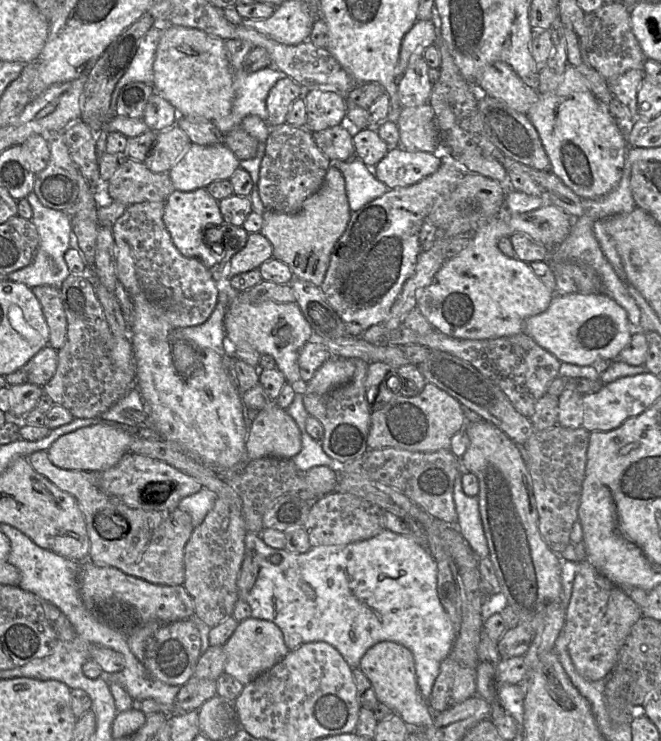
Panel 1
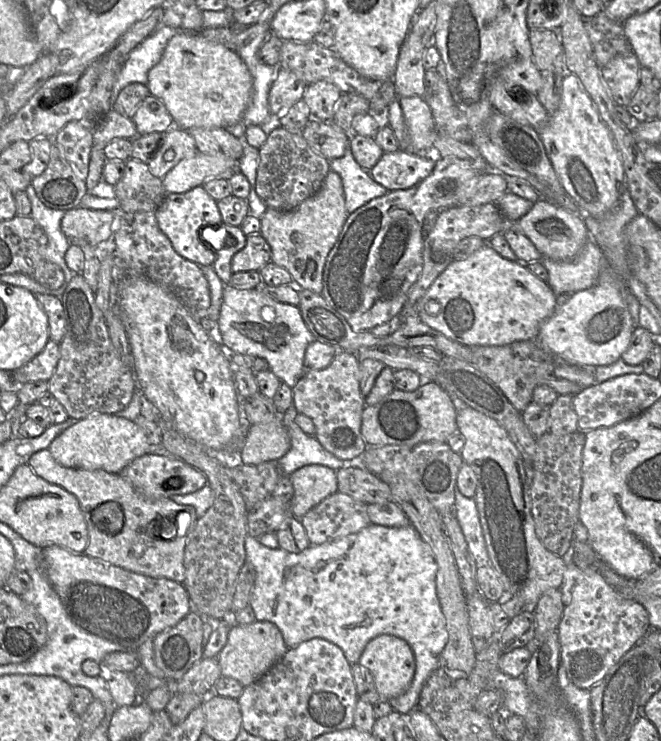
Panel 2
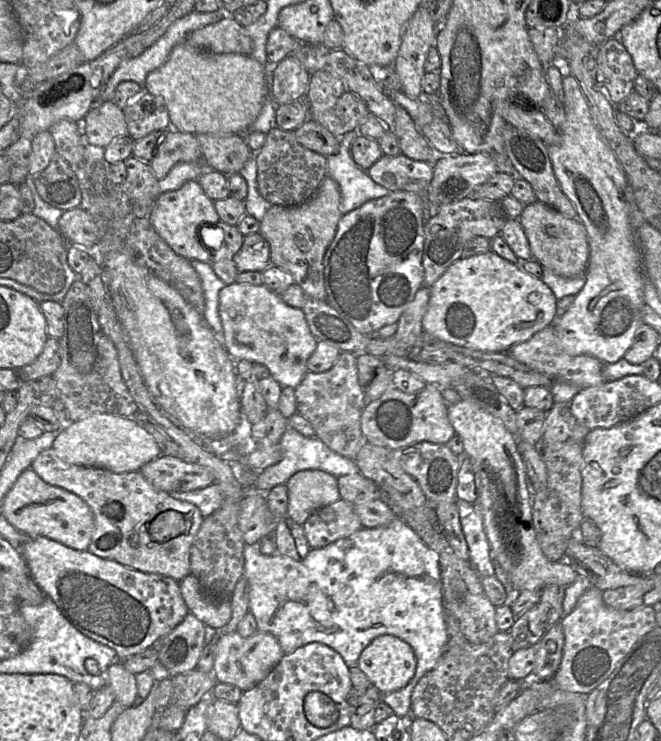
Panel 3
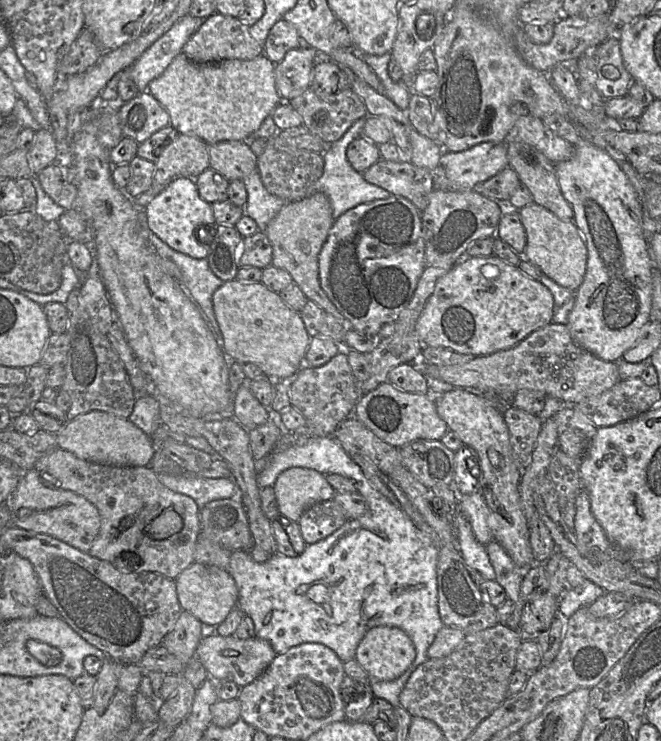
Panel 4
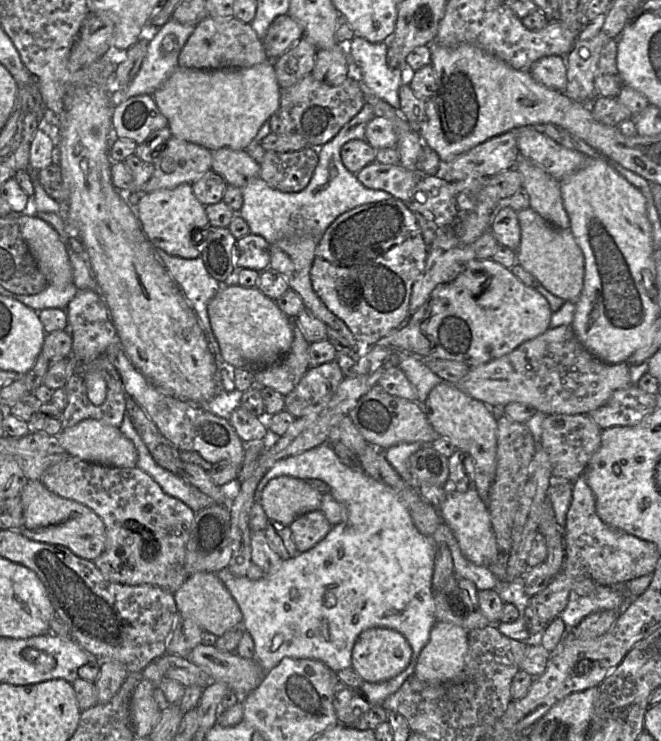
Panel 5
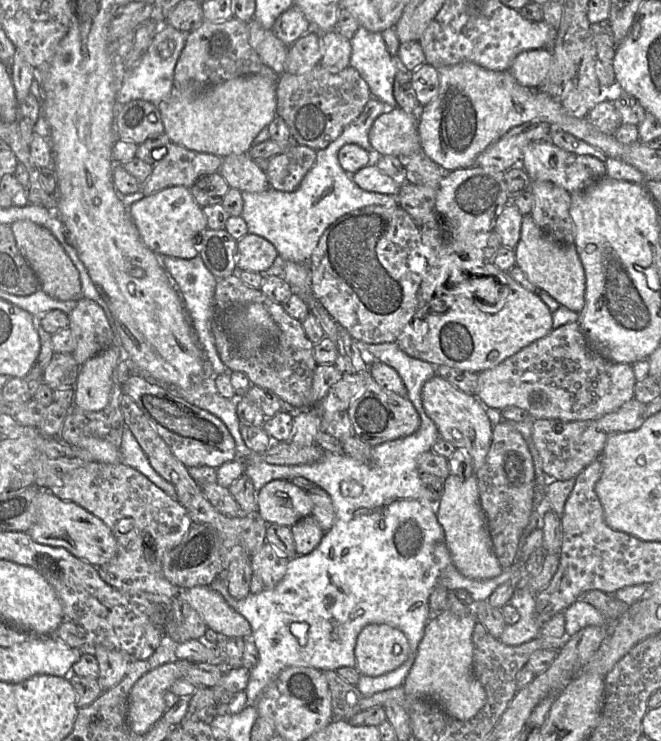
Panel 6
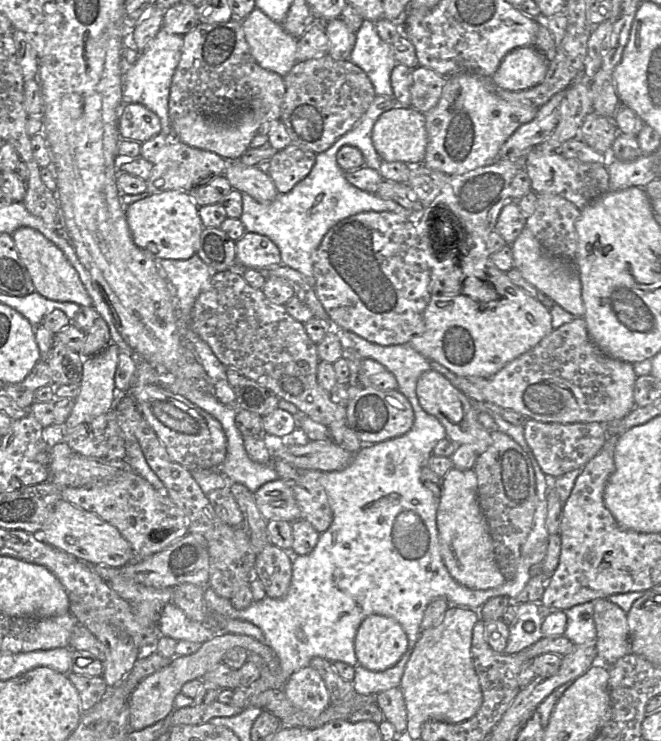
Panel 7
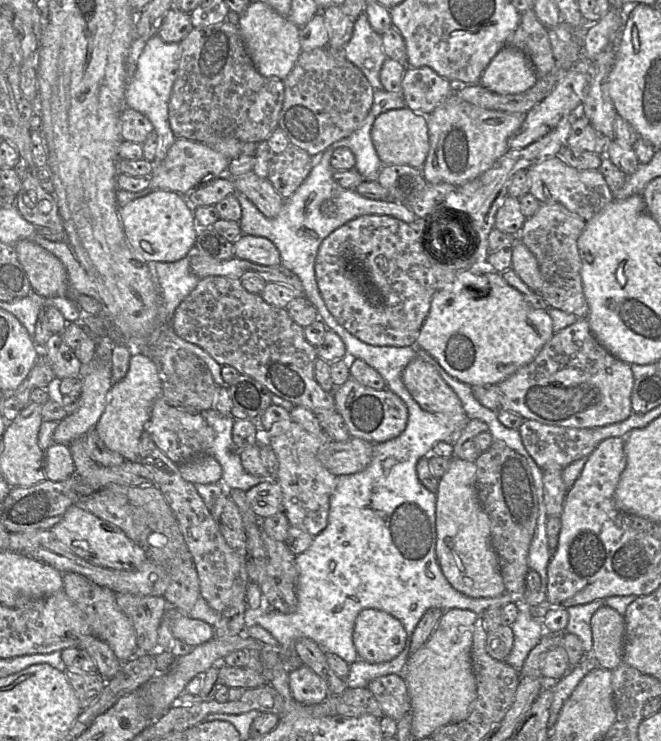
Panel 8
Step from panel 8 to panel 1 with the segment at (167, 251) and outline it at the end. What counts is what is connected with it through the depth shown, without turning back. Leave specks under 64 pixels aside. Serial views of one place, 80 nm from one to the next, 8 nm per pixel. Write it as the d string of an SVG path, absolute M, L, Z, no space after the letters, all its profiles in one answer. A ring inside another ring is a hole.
M205 188L182 192L174 190L165 201L163 222L171 236L172 242L179 252L189 258L196 258L208 269L215 270L220 260L223 241L219 245L209 246L204 240L204 232L208 227L221 226L223 216L217 201Z

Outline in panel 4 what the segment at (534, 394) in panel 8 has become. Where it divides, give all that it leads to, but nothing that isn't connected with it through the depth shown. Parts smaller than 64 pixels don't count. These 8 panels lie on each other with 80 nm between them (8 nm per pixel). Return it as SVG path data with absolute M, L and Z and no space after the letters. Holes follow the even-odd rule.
M552 322L509 349L470 358L461 364L436 366L421 358L406 364L414 364L425 376L441 379L455 388L470 392L515 395L521 389L528 389L561 399L568 405L597 396L620 381L617 363L597 358L574 342L567 325Z

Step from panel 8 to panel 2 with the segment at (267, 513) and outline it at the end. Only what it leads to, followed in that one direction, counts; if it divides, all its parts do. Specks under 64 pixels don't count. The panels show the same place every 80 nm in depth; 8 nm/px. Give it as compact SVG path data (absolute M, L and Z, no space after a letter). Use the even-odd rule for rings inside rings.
M305 465L289 478L294 488L290 506L296 519L301 519L311 508L338 491L336 471L324 465Z

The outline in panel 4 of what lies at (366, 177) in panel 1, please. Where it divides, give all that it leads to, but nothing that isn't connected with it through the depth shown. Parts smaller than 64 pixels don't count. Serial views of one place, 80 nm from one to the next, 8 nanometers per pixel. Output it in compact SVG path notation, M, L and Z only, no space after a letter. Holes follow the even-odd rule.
M366 118L358 119L339 140L328 145L323 153L324 172L315 184L315 192L327 195L332 206L334 219L339 218L346 211L359 204L386 199L392 195L389 191L367 182L363 173L356 171L347 159L347 148L354 139L363 136L365 122Z

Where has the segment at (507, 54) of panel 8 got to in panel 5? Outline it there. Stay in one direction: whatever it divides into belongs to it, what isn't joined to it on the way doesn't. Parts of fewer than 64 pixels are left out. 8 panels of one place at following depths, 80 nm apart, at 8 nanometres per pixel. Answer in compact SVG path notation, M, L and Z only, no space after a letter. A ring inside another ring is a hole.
M547 56L536 61L528 70L532 77L546 87L564 92L567 87L566 57Z

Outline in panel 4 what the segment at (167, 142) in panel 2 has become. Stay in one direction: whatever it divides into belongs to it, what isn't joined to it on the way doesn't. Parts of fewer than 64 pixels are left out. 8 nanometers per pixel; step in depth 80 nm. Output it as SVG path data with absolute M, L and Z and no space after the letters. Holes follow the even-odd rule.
M177 133L155 162L153 185L166 186L180 177L195 179L208 168L208 144L197 137Z

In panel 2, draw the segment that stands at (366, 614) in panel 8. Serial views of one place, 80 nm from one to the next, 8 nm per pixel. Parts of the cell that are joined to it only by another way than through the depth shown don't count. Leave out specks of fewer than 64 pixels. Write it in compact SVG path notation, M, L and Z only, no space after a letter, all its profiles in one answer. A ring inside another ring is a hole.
M390 634L370 640L358 664L371 673L381 699L387 701L403 694L415 673L415 657L410 645Z

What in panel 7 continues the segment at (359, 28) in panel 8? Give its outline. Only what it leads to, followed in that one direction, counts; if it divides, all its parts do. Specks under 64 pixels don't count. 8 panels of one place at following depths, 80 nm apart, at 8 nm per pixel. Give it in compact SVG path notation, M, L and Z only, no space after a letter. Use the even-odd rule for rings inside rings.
M363 20L355 33L355 45L349 60L359 66L371 80L376 95L393 97L391 72L398 63L390 45L378 35L374 23Z

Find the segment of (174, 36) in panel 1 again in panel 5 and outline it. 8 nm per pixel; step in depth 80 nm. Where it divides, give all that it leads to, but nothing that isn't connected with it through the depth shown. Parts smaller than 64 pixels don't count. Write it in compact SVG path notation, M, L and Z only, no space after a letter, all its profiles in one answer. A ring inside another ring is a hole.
M274 60L249 68L200 70L177 66L166 82L153 94L160 112L167 118L172 137L215 151L221 148L246 150L260 128L277 112L281 102Z

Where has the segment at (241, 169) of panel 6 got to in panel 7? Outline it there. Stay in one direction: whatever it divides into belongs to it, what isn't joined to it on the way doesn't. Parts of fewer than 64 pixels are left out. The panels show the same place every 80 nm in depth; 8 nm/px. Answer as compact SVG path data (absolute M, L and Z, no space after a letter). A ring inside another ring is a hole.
M230 161L224 176L232 189L246 193L260 203L269 203L278 196L278 191L269 174L256 166L246 166L239 161Z

